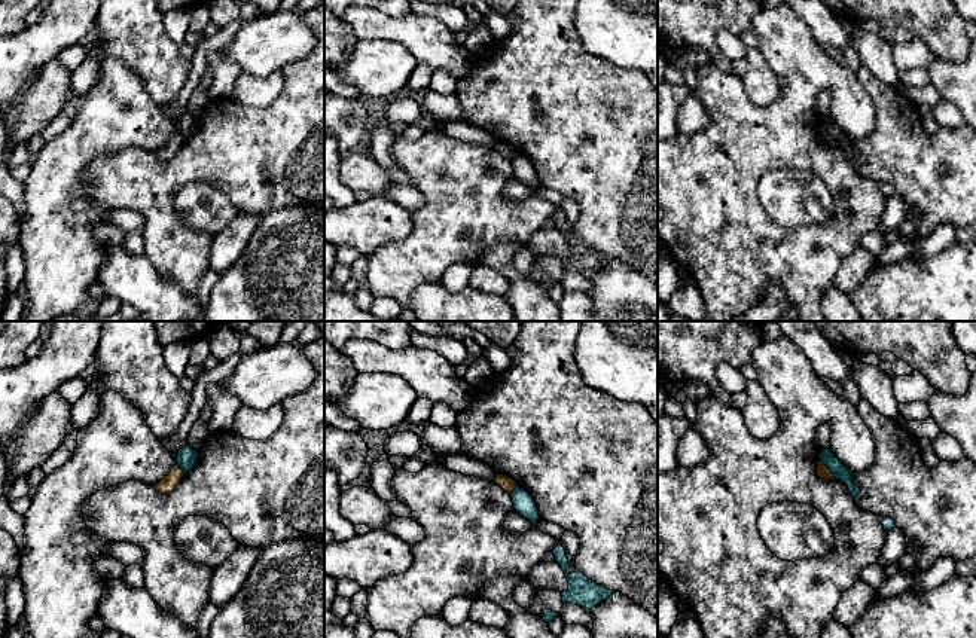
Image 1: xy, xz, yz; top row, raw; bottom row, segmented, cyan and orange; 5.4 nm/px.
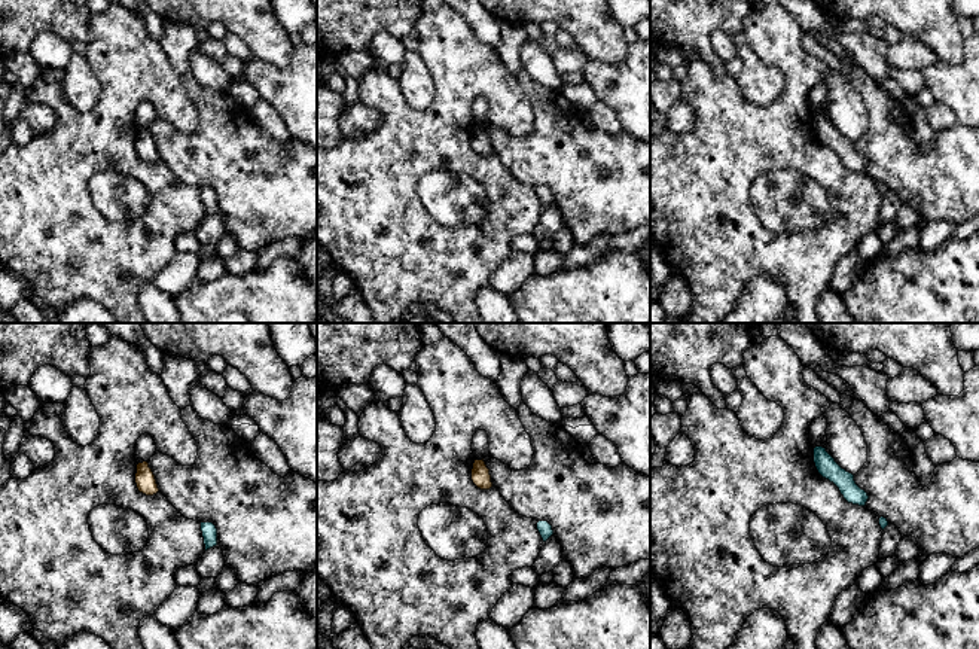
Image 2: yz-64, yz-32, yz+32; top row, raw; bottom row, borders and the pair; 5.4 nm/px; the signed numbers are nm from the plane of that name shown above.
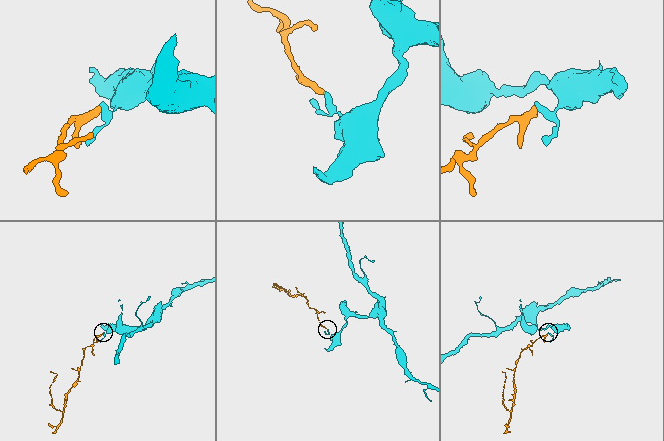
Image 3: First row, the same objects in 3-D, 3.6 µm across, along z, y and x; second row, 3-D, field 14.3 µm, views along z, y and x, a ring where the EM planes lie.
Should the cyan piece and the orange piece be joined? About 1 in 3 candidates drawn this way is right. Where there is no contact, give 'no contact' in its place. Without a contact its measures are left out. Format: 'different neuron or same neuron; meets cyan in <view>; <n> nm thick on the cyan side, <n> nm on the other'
different neuron; meets cyan in yz; 80 nm thick on the cyan side, 70 nm on the other

